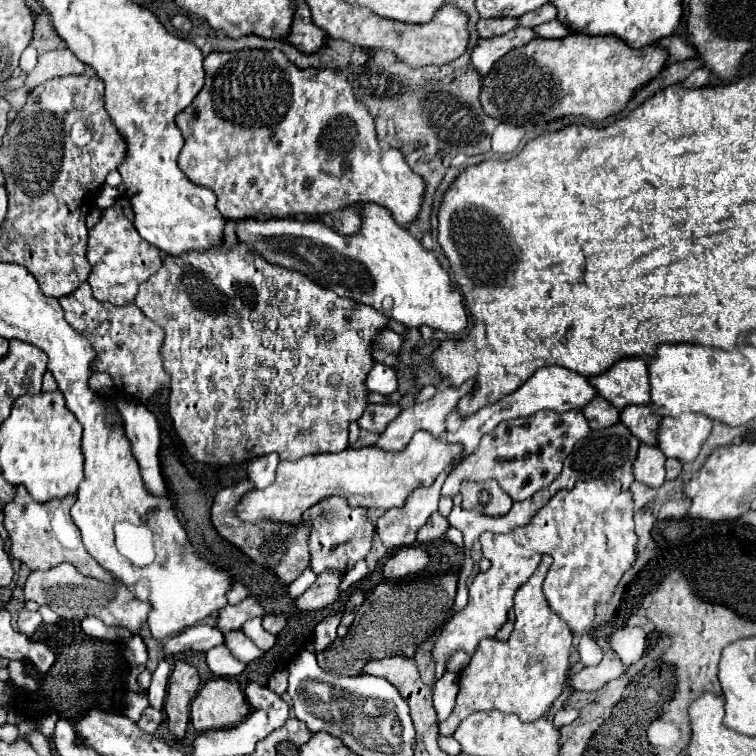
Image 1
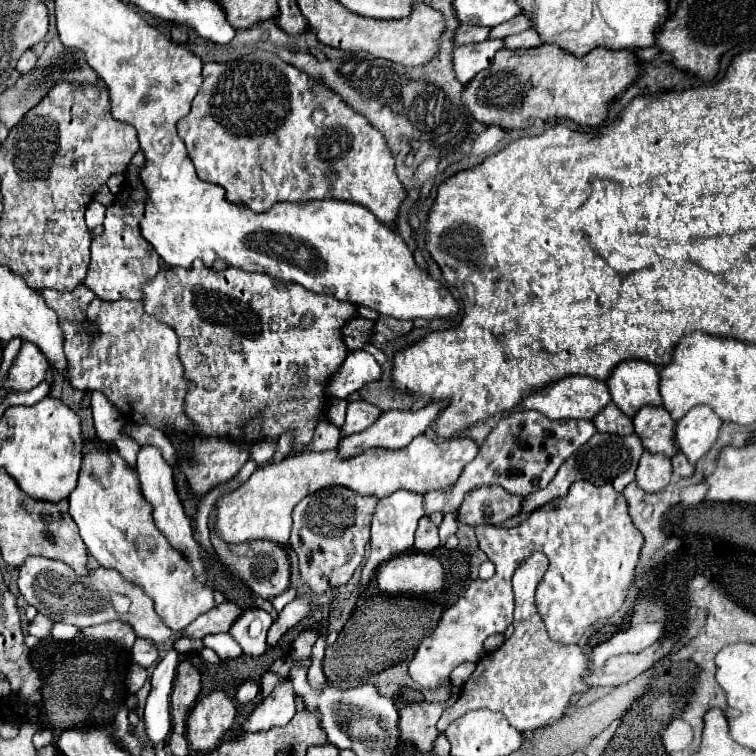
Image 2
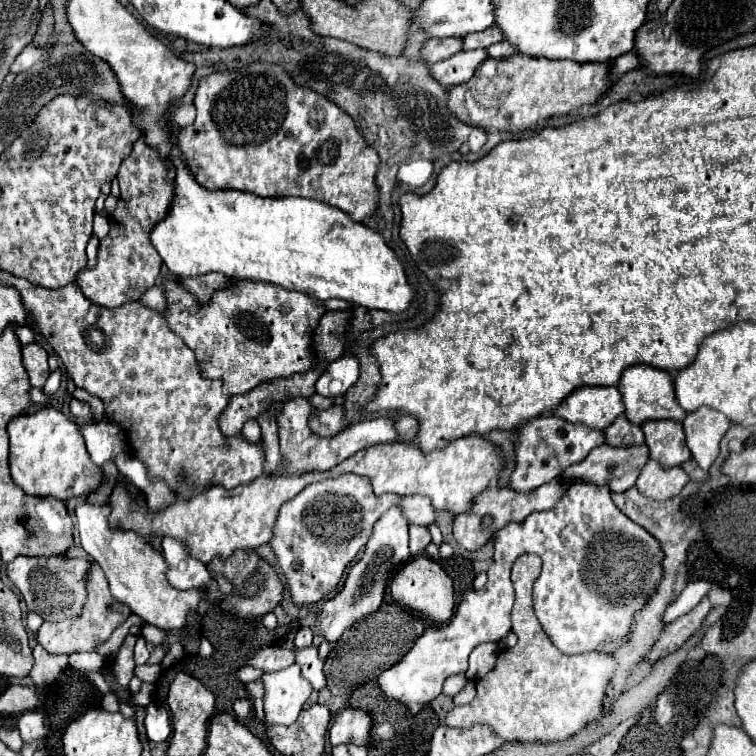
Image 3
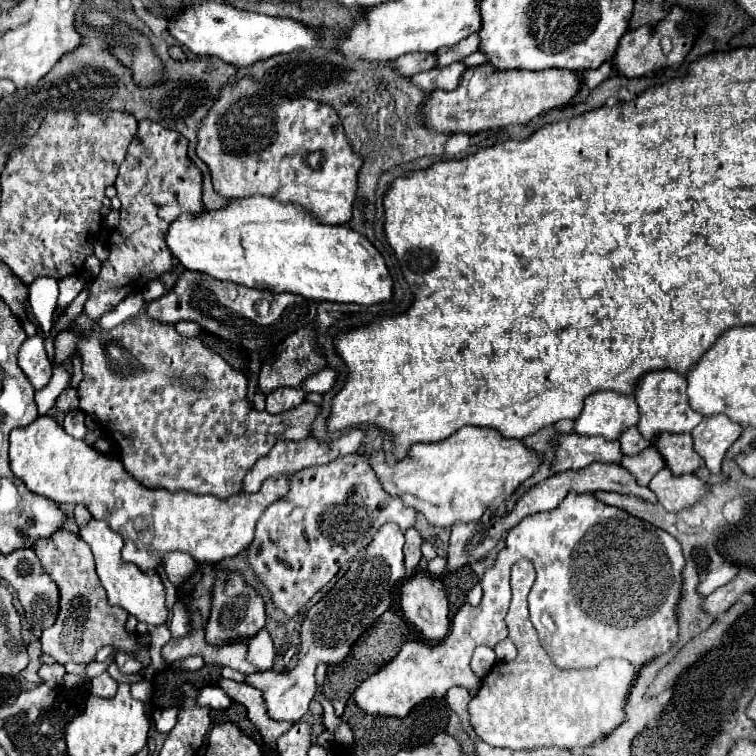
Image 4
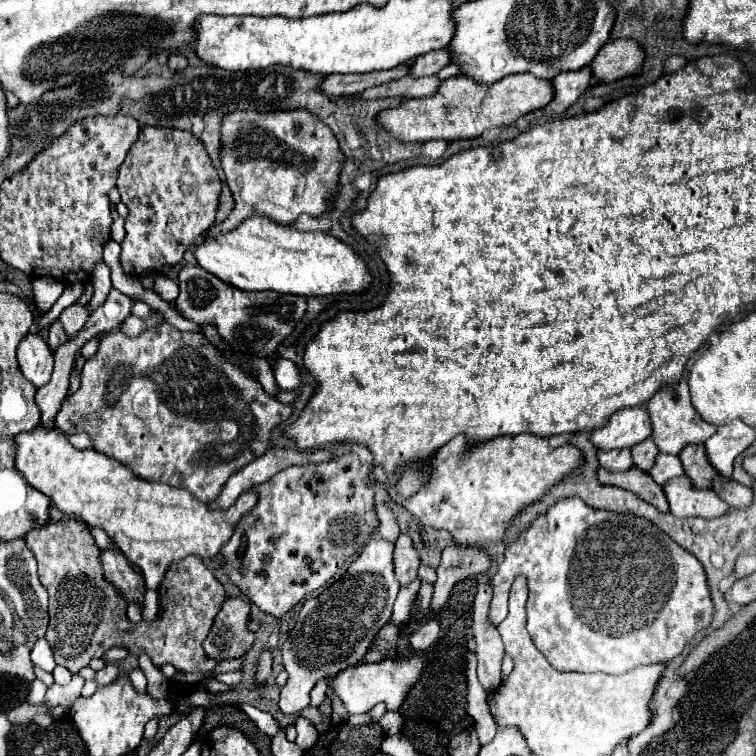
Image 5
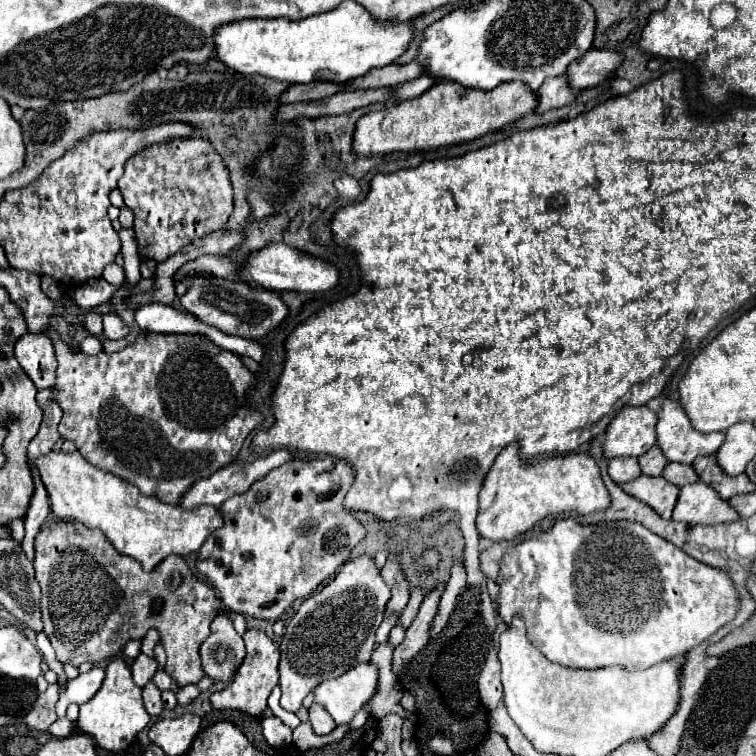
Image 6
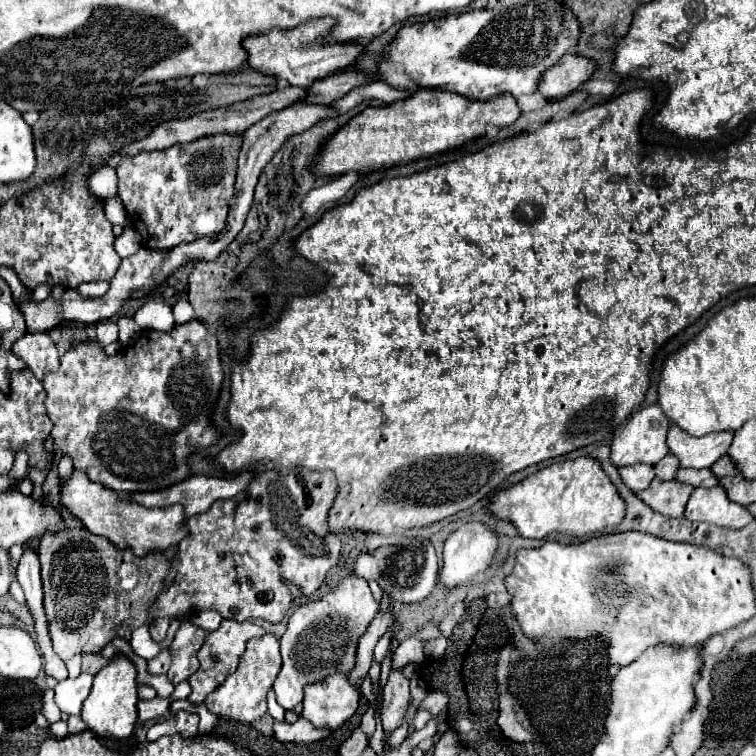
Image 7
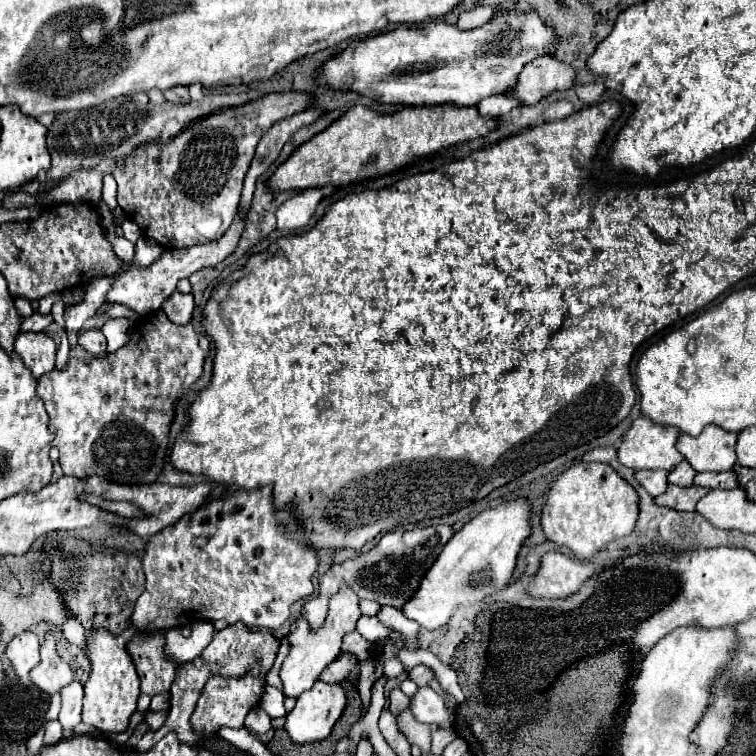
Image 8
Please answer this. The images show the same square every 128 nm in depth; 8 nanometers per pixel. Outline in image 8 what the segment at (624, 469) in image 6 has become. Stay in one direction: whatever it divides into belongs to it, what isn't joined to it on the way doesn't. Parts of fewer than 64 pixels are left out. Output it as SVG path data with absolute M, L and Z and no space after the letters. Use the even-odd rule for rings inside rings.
M638 470L636 480L652 494L660 496L668 488L668 472L666 470Z

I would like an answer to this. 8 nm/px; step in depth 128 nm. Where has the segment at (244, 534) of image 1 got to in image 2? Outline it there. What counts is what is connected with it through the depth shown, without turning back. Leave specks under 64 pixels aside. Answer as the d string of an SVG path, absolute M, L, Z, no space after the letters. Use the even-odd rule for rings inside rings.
M210 534L210 540L212 540L212 546L214 546L222 566L226 566L236 578L240 578L252 590L252 594L262 596L264 600L272 600L288 588L290 564L288 564L282 544L276 544L270 540L258 540L258 542L254 540L254 542L246 542L246 544L230 544L228 546L214 534Z

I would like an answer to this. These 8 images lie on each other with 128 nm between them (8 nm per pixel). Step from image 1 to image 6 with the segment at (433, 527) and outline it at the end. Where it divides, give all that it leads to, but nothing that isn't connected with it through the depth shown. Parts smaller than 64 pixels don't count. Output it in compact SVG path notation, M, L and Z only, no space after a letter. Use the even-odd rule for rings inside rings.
M394 558L386 560L386 566L382 568L382 578L386 580L386 584L390 584L390 590L392 590L392 598L388 600L386 614L384 614L384 618L388 618L392 614L400 614L406 608L410 594L408 594L406 576L404 576L400 564L394 562Z

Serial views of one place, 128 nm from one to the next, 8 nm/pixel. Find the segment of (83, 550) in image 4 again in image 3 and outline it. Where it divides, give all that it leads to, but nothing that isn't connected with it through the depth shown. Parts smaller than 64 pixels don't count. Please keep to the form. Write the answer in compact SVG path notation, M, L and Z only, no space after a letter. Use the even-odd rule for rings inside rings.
M90 562L90 568L88 568L84 580L86 580L88 598L86 598L86 604L82 608L82 614L78 618L66 618L66 620L56 622L56 624L42 624L38 634L36 634L38 644L44 646L46 652L50 652L50 654L70 656L76 652L92 652L100 644L104 644L110 638L110 634L120 624L124 624L126 618L130 616L130 608L126 608L126 604L112 600L110 590L108 590L108 582L106 582L106 578L104 578L104 574L96 562Z

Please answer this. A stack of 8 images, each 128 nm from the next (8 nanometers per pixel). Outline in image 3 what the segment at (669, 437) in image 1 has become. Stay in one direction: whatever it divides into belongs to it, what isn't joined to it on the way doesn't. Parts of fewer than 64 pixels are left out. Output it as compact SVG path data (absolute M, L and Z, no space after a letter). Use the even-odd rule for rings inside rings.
M700 408L688 414L684 420L686 444L702 470L708 470L718 458L720 440L730 426L732 422L722 412L716 412L712 408Z

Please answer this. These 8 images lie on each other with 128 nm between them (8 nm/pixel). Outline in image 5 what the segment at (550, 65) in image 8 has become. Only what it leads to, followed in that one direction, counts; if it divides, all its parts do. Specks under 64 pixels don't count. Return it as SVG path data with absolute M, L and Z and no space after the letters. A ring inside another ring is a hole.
M610 40L594 56L590 70L596 82L610 84L636 72L642 66L642 60L644 52L634 40Z

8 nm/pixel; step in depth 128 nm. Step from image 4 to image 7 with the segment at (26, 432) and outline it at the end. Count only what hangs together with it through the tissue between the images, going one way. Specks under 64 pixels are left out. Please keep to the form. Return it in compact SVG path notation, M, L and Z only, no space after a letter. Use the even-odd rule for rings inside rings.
M74 470L72 478L64 482L62 506L78 516L92 534L108 538L112 544L118 544L118 548L132 548L138 556L144 556L150 550L164 550L176 546L186 536L186 518L182 516L182 506L144 508L136 502L118 500L110 488L86 480L86 474L80 470Z

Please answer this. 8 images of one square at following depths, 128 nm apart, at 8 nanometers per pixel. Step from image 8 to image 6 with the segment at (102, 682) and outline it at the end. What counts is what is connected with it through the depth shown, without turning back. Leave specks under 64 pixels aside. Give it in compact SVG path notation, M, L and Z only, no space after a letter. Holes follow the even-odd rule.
M114 658L106 666L106 678L102 688L94 694L92 700L80 706L80 718L78 718L80 730L92 736L100 748L118 752L124 750L136 738L136 734L148 726L148 722L150 722L150 714L142 704L142 688L134 684L132 672L126 666L126 662Z

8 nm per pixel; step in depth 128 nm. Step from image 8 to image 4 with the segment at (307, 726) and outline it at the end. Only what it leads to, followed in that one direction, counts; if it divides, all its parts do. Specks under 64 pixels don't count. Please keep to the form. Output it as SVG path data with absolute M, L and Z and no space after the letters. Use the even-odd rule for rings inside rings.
M570 492L570 496L566 496L566 500L558 504L558 508L522 518L520 524L508 530L504 544L506 546L498 552L494 568L486 570L484 574L482 602L476 608L464 604L454 616L454 628L442 642L428 646L420 640L410 640L402 646L394 660L368 676L352 694L356 706L362 712L404 718L416 704L426 698L442 698L444 692L452 686L462 686L472 692L472 696L476 696L482 682L472 672L470 658L478 644L496 646L508 636L505 617L511 602L509 575L512 566L522 558L534 564L538 574L536 584L548 584L548 596L538 596L548 598L548 630L536 632L542 634L540 644L546 648L554 664L558 664L558 668L596 668L598 664L602 664L602 660L614 658L644 666L656 656L666 654L678 642L680 624L676 608L682 600L682 570L686 558L676 538L672 538L668 532L654 528L650 522L630 516L620 508L606 506L592 494Z

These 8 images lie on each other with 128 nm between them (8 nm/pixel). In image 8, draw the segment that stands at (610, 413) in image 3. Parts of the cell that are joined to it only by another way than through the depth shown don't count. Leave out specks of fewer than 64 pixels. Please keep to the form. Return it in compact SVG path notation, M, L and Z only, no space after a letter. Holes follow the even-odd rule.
M640 416L632 422L624 434L624 442L618 448L618 458L632 470L666 470L678 466L684 456L678 452L678 428L658 426L652 420Z

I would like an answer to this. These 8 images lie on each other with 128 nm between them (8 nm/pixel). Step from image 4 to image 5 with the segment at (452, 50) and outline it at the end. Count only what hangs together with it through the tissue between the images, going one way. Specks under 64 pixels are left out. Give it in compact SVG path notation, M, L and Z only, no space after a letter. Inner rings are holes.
M434 50L434 52L428 52L428 54L422 54L418 56L418 60L412 62L410 66L410 76L432 76L436 74L440 68L444 68L446 64L450 64L450 56L446 50Z

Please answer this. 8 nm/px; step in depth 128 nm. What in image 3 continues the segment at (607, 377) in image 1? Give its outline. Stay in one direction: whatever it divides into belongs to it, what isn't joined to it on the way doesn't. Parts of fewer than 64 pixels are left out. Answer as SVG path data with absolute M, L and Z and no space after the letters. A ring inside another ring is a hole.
M630 366L622 374L618 390L622 392L622 400L626 406L626 418L636 426L642 426L648 420L682 422L688 416L686 410L682 410L682 406L674 400L674 378L666 370L658 370L652 366Z

